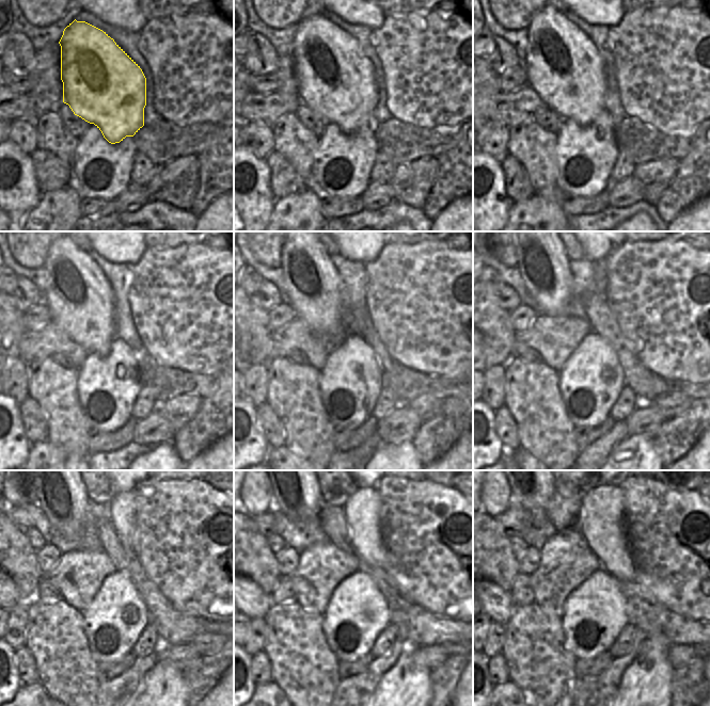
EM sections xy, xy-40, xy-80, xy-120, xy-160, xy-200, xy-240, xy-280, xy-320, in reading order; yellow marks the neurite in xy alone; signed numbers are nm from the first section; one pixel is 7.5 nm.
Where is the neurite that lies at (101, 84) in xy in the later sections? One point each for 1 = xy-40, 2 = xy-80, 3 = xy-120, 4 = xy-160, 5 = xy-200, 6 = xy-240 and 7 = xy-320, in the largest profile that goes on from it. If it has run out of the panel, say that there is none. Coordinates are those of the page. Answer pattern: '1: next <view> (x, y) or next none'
1: next xy-40 (335, 79)
2: next xy-80 (569, 73)
3: next xy-120 (79, 295)
4: next xy-160 (314, 287)
5: next xy-200 (542, 261)
6: next xy-240 (60, 492)
7: next xy-320 (532, 492)

